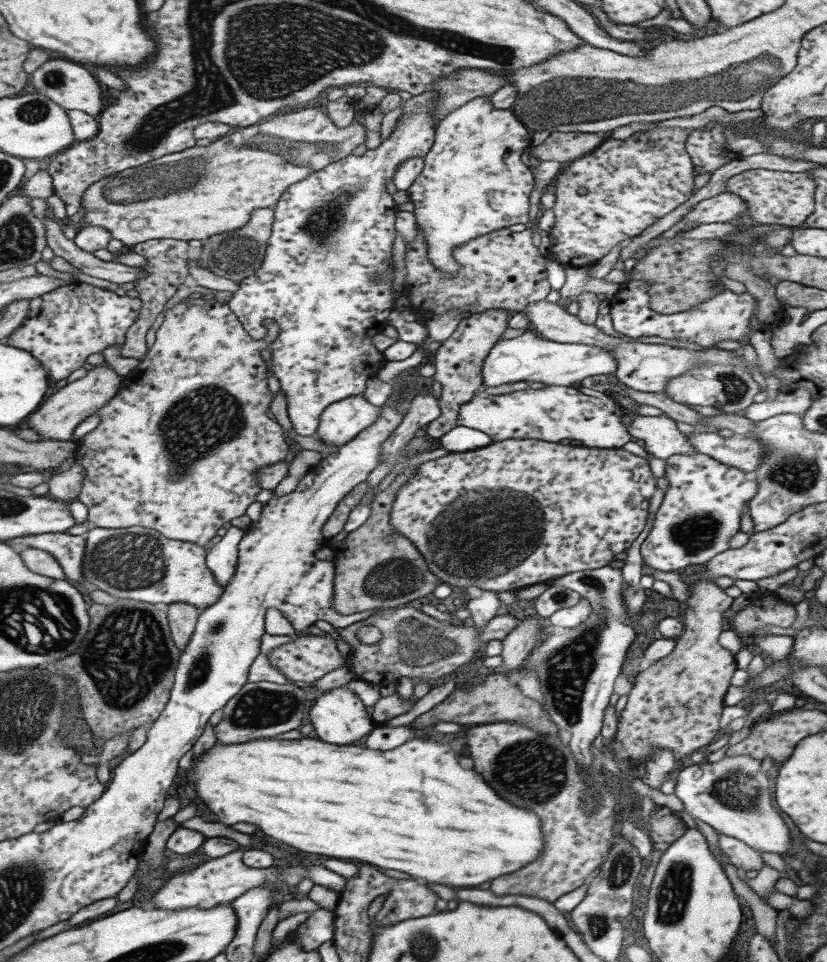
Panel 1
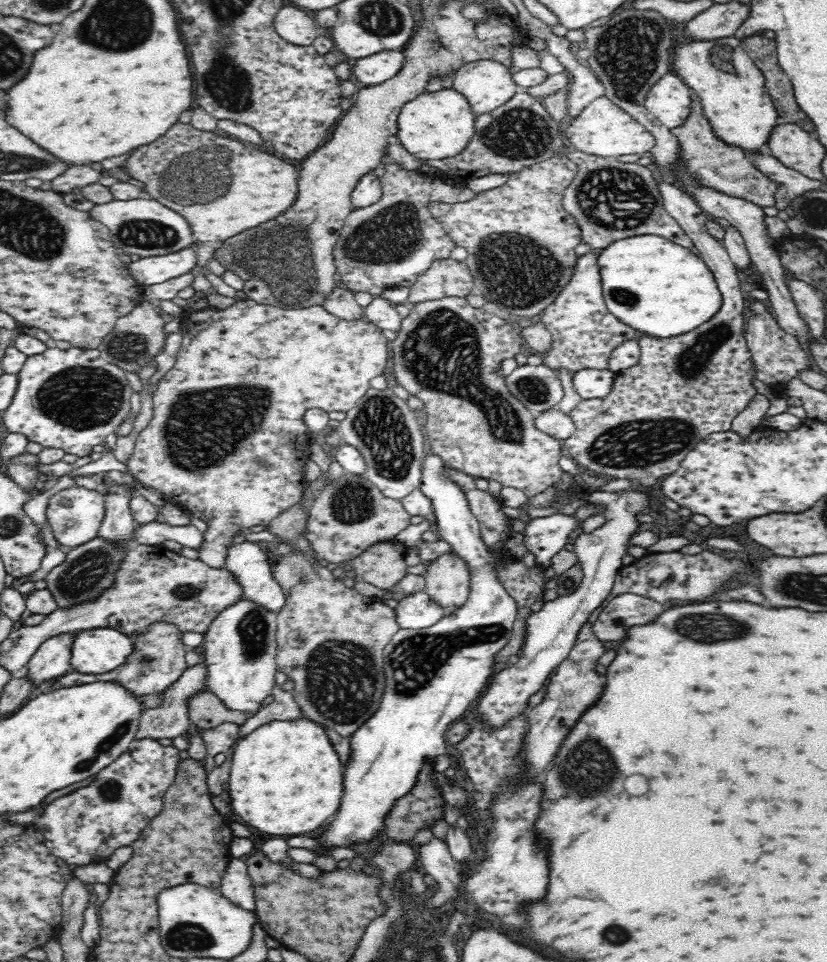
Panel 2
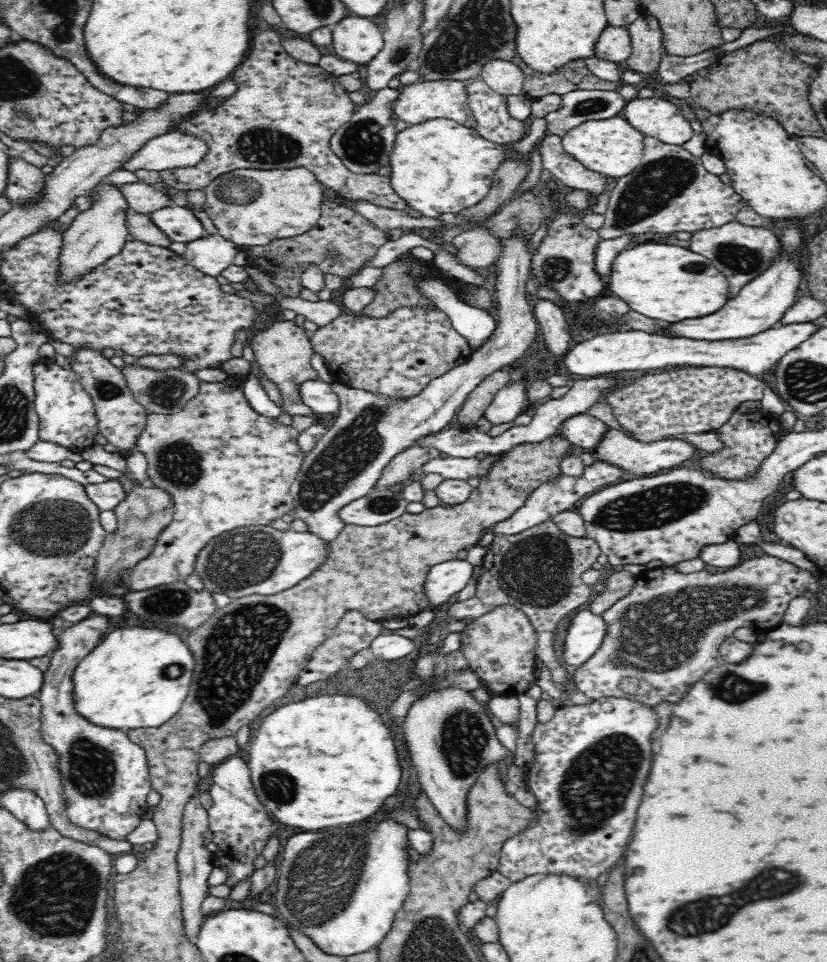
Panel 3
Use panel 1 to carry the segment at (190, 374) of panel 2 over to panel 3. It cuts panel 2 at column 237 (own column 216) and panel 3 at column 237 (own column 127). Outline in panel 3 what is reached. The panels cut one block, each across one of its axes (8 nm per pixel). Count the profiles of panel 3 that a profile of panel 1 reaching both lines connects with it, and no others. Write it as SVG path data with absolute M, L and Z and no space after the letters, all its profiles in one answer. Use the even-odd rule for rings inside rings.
M228 375L226 380L216 384L207 384L202 382L199 385L199 392L196 397L184 406L180 412L172 414L149 414L146 416L146 424L144 430L136 440L136 447L140 450L148 460L147 477L150 478L151 484L154 487L162 488L164 491L172 495L172 500L175 506L175 511L172 517L172 522L162 530L157 538L156 544L152 552L146 557L137 562L126 575L124 584L127 589L140 592L148 588L156 588L161 584L170 584L176 581L185 581L188 576L194 573L194 564L199 552L216 536L222 533L230 532L236 528L246 526L268 526L270 521L275 518L280 518L284 514L291 514L293 510L293 500L290 495L292 483L296 480L298 471L305 460L305 453L299 449L297 438L300 432L296 431L292 425L280 424L276 418L268 418L258 414L246 401L244 395L244 384L246 376L243 375Z

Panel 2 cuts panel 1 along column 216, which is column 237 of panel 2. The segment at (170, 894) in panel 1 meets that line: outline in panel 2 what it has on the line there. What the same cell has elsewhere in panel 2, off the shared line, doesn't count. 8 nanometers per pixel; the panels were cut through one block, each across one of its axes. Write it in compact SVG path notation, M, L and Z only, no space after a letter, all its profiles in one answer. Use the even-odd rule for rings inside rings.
M230 857L226 876L221 882L219 891L238 907L254 912L254 887L247 872L247 865L241 859Z

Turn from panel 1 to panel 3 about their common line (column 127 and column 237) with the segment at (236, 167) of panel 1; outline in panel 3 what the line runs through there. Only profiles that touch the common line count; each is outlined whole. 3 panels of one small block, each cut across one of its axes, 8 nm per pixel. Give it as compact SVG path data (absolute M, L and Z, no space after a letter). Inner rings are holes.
M303 166L274 170L232 171L208 184L204 196L206 196L205 210L216 226L218 234L242 246L266 246L272 240L304 234L319 221L321 204L325 198L322 183L316 179L314 173Z

